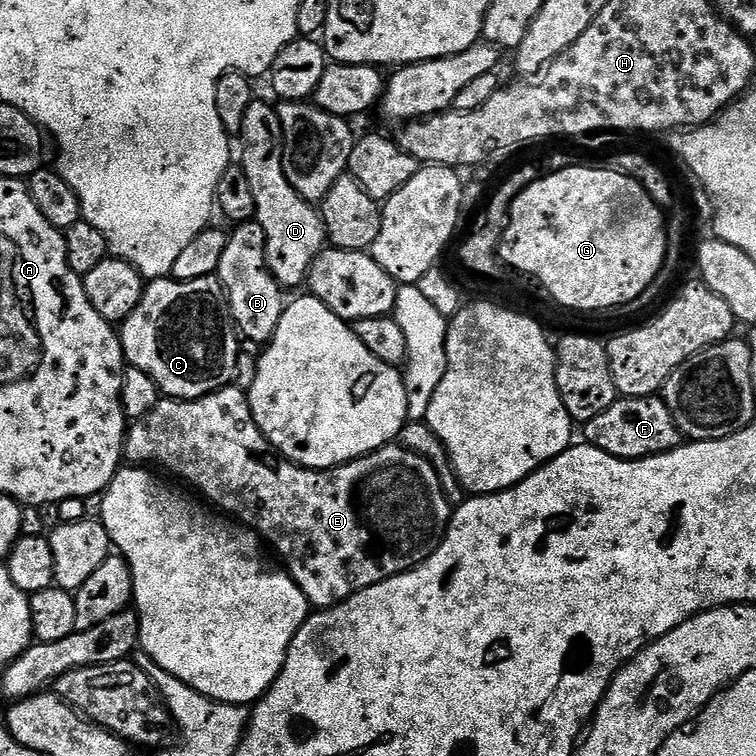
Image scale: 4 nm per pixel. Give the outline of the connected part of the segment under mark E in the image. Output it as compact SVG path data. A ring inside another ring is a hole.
M235 386L220 388L217 392L211 392L209 396L203 396L197 400L160 399L154 406L154 410L150 410L150 414L146 414L141 420L131 421L124 437L123 459L132 466L161 464L166 471L181 476L188 484L193 484L201 492L199 495L209 505L217 504L217 506L212 506L219 509L221 513L227 514L239 523L251 528L261 541L267 542L269 545L272 543L276 547L277 554L281 556L279 559L282 561L283 567L294 578L294 582L302 590L302 594L306 594L309 605L316 610L332 608L335 604L341 604L364 588L369 588L378 582L389 580L391 576L397 576L419 566L444 539L444 533L448 531L448 524L452 520L454 511L454 505L449 502L444 493L444 482L440 479L440 473L434 470L434 466L430 462L426 462L426 458L406 450L404 445L399 442L390 443L385 448L379 448L370 454L359 456L358 459L340 464L337 468L317 470L315 468L301 468L300 465L291 462L282 462L281 457L277 455L268 439L262 434L262 430L258 430L258 426L252 421L247 391Z

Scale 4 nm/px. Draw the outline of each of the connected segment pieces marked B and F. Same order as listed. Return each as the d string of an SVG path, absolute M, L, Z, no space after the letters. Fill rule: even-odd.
M240 222L233 228L236 229L231 229L226 251L222 254L218 279L224 288L226 307L235 331L243 339L245 336L250 343L264 346L272 339L282 318L286 307L286 292L268 268L262 226L255 222Z
M659 395L617 398L609 408L602 410L602 414L598 414L598 418L587 421L583 428L583 439L587 443L593 448L601 448L603 452L616 456L619 460L644 460L647 456L661 456L664 452L681 447L682 444L680 427L674 422L670 410Z

